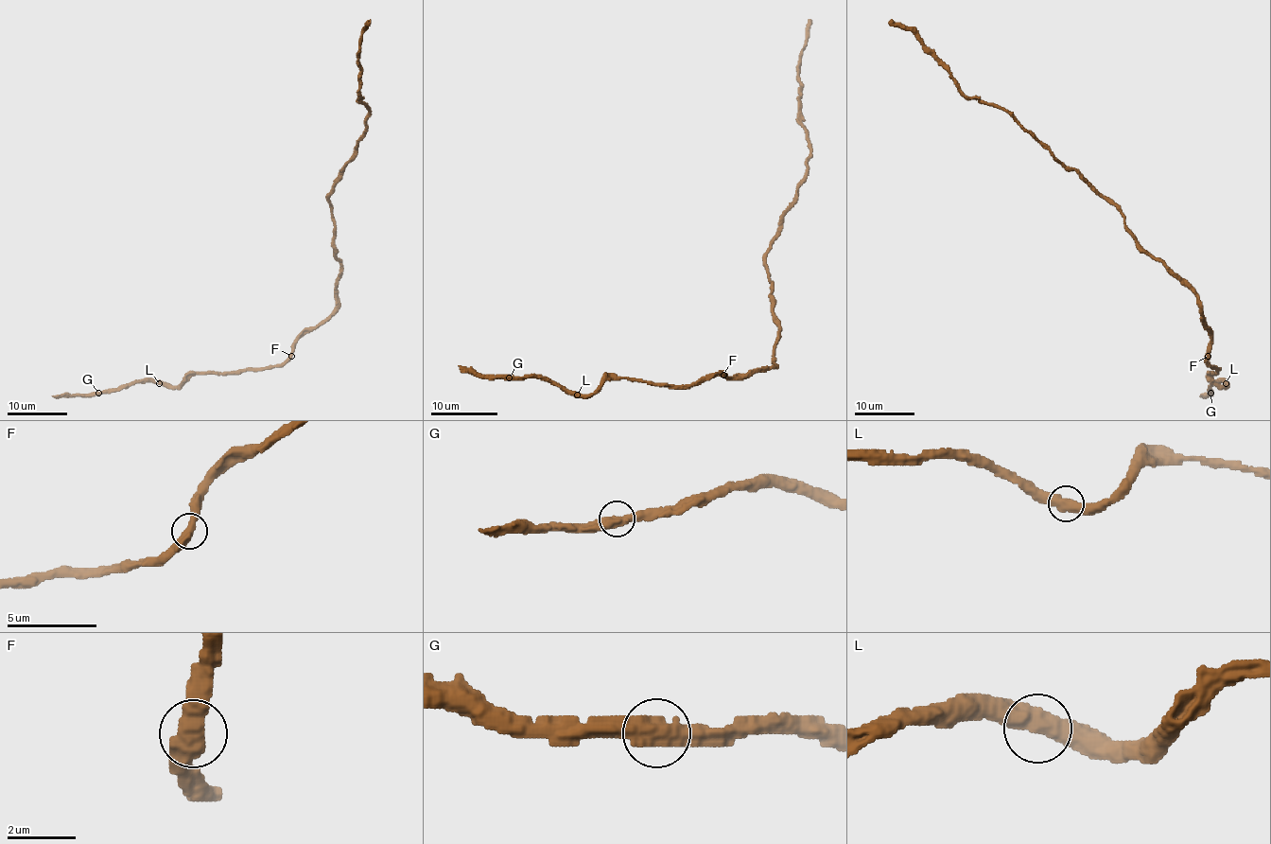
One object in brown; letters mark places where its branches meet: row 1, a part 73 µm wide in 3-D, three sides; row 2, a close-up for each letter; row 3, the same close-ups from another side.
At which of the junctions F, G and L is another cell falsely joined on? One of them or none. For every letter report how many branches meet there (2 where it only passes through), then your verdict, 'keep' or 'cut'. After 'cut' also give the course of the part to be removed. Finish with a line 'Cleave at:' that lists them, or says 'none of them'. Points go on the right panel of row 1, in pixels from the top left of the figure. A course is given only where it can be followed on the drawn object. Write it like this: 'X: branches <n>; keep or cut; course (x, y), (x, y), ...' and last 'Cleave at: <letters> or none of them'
F: branches 2; keep
G: branches 2; keep
L: branches 2; keep
Cleave at: none of them

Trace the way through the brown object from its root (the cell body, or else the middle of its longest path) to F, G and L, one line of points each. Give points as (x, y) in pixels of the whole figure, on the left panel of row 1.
F: (339, 265), (334, 310), (298, 339), (290, 355)
G: (339, 265), (334, 310), (298, 339), (283, 362), (261, 370), (190, 375), (177, 386), (133, 382), (98, 393)
L: (339, 265), (334, 310), (298, 339), (293, 352), (283, 362), (261, 370), (190, 375), (177, 386), (159, 383)

